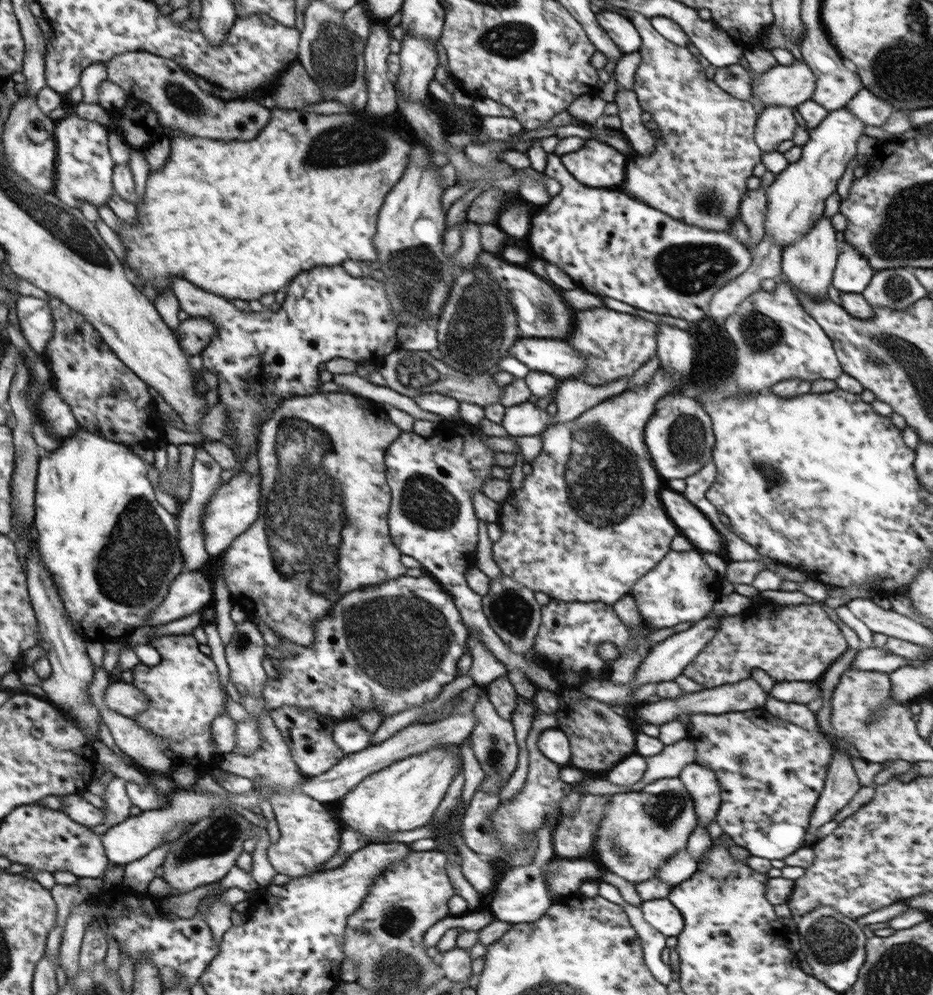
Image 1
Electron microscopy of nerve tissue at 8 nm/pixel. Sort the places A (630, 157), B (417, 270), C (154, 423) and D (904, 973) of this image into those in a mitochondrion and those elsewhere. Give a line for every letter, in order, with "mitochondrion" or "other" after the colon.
A: other
B: mitochondrion
C: other
D: mitochondrion

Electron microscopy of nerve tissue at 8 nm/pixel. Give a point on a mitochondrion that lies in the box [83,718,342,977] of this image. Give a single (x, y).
(218, 840)

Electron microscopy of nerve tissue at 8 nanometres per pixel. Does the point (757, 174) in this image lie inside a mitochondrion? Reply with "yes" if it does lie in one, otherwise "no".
no

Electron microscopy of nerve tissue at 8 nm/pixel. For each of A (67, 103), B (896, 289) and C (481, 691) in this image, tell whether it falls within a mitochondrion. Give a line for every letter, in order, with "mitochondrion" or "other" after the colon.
A: other
B: mitochondrion
C: other

